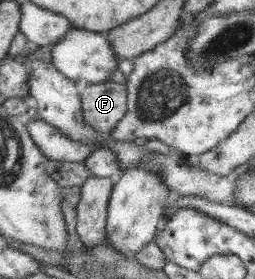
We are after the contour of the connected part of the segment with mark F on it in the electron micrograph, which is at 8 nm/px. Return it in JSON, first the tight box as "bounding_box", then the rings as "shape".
{"bounding_box":[80,79,127,133],"shape":[[[108,79],[105,82],[80,86],[84,118],[98,132],[112,133],[127,115],[127,87]]]}

